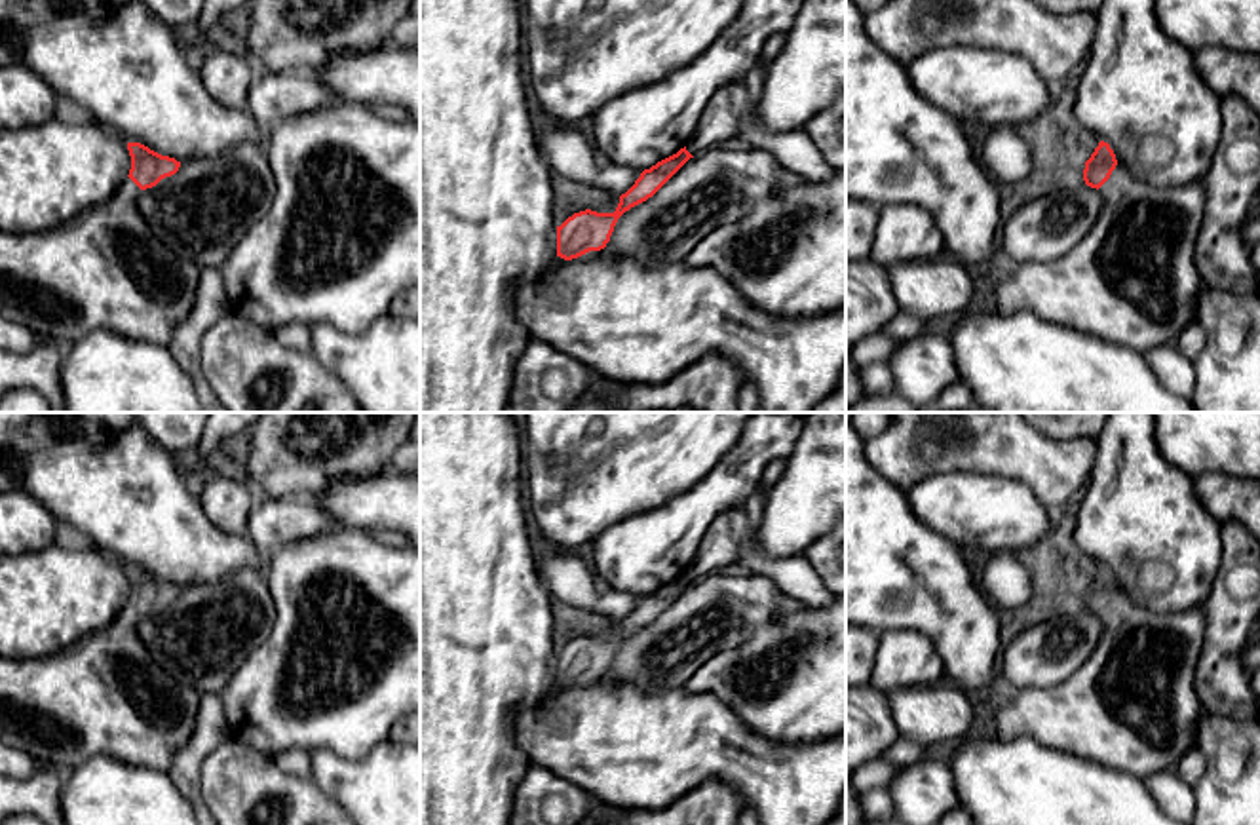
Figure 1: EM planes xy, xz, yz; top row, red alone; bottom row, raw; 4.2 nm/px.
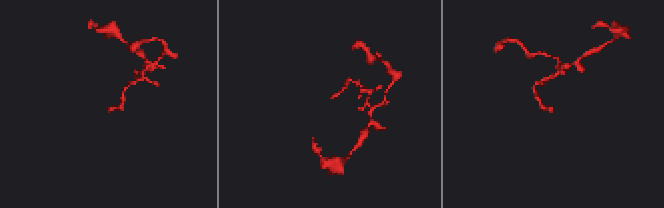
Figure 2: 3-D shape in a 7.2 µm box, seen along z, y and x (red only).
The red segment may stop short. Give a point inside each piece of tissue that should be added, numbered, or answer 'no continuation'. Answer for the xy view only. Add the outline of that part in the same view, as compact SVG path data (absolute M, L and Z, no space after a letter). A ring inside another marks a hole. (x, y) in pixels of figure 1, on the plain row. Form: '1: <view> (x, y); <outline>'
1: xy (109, 696); M127 603L114 622L63 652L32 658L0 658L0 741L34 760L68 774L87 758L105 755L125 764L167 772L175 755L192 738L200 692L169 677L137 635L143 616Z

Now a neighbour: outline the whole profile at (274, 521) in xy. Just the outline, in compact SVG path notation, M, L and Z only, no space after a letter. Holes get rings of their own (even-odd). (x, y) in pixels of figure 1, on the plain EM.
M258 498L247 519L247 538L264 555L302 538L344 528L315 498Z

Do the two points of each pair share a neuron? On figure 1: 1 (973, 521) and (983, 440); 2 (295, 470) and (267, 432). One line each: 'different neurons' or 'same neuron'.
1: different neurons
2: same neuron

